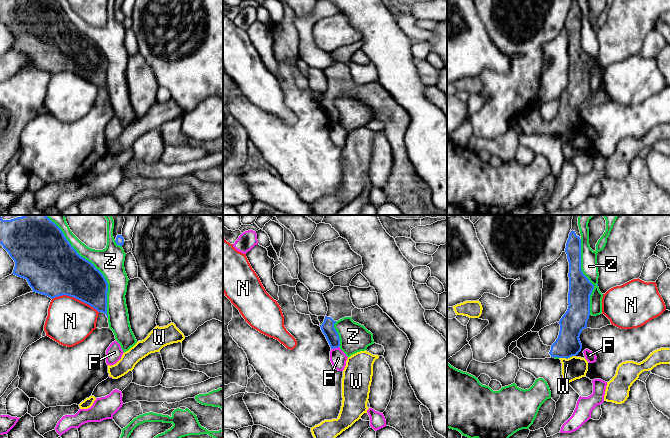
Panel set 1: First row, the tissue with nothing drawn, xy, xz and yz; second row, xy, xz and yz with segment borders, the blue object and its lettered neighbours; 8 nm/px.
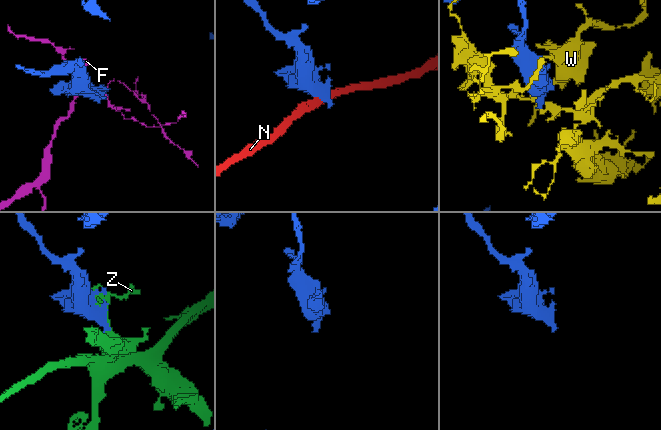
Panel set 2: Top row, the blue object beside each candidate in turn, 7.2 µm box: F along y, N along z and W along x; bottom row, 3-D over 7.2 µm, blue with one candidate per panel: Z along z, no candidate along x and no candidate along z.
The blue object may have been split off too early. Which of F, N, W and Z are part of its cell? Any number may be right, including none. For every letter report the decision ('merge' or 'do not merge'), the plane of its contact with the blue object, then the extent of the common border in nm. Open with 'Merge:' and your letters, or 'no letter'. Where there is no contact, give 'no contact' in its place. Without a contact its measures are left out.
Merge: no letter
F: do not merge; meets blue in xz; contact 70 nm long
N: do not merge; meets blue in xy; contact 400 nm long
W: do not merge; meets blue in yz; contact 140 nm long
Z: do not merge; meets blue in xy; contact 850 nm long

